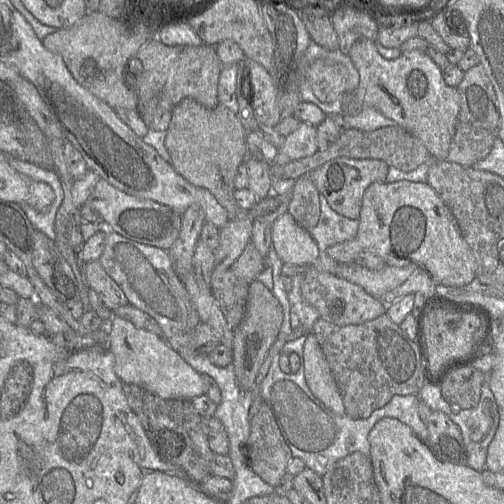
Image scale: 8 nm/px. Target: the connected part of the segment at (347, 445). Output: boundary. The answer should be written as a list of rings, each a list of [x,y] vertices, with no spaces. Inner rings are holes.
[[[307,335],[287,342],[281,352],[296,352],[300,358],[300,368],[295,374],[286,374],[280,369],[280,355],[274,356],[268,373],[259,386],[261,399],[270,408],[279,430],[289,446],[292,456],[301,459],[307,468],[323,476],[331,466],[343,457],[361,452],[370,457],[368,435],[373,426],[384,417],[398,419],[409,426],[425,443],[429,444],[427,427],[418,414],[420,398],[417,394],[395,395],[382,408],[375,410],[366,419],[352,419],[347,414],[339,415],[328,409],[310,391],[304,376],[303,352]]]

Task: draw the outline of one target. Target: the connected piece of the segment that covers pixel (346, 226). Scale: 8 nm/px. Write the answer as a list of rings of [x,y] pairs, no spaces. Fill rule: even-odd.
[[[319,195],[320,218],[317,225],[310,230],[311,237],[316,241],[320,254],[337,243],[342,243],[355,238],[359,220],[346,218],[335,212],[328,204],[324,195]]]

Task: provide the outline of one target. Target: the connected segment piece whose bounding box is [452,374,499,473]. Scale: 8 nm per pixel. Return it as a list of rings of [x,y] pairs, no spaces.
[[[485,374],[480,401],[475,408],[456,411],[452,421],[461,430],[468,452],[467,466],[482,472],[486,469],[486,456],[499,425],[499,412],[489,386],[489,374]]]

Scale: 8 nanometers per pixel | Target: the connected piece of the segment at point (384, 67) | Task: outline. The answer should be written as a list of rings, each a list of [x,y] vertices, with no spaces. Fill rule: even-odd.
[[[359,39],[354,42],[349,56],[359,72],[360,82],[356,90],[345,92],[341,96],[342,115],[357,115],[364,107],[373,107],[417,137],[433,159],[446,160],[459,121],[460,95],[457,88],[445,83],[443,70],[433,59],[425,51],[413,50],[402,52],[398,58],[388,60],[378,52],[376,42],[369,39]]]

